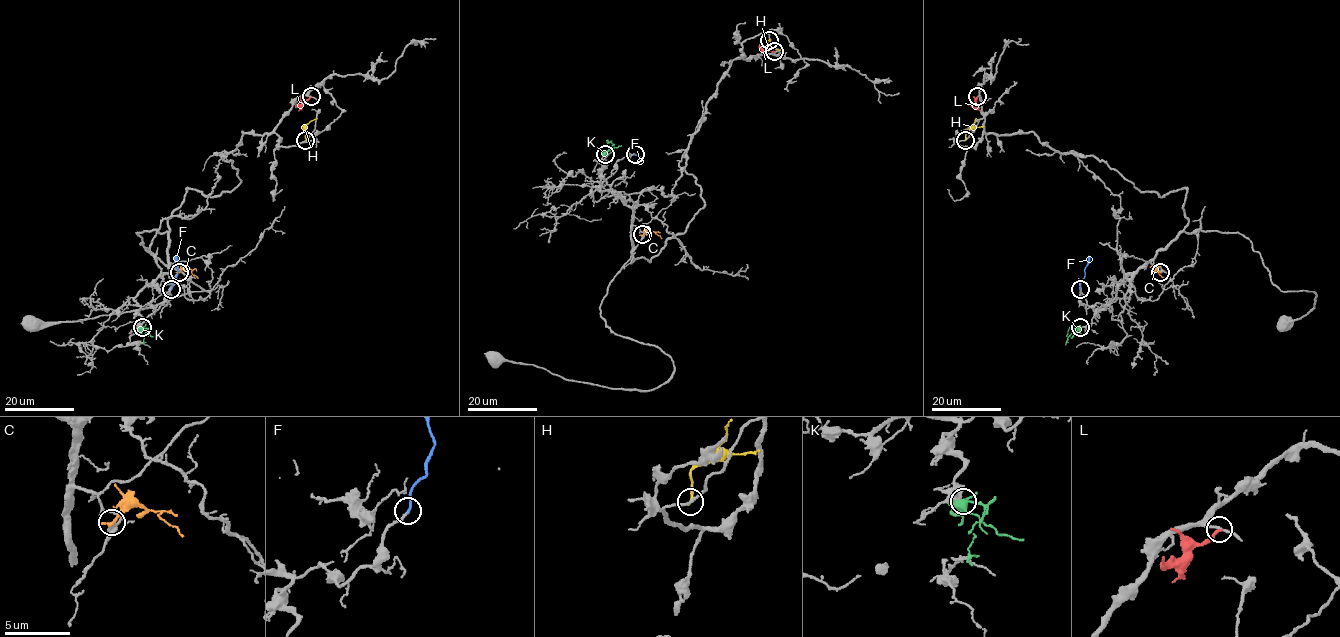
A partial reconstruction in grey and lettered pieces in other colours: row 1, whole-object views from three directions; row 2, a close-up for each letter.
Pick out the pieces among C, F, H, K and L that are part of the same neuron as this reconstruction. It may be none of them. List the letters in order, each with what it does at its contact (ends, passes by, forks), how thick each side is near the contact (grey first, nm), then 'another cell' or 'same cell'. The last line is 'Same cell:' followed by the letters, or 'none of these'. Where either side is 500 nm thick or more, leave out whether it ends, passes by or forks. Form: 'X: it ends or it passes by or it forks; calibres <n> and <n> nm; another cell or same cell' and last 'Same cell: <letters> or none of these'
C: it ends; calibres 380 and 260 nm; another cell
F: it ends; calibres 150 and 180 nm; same cell
H: it ends; calibres 200 and 240 nm; another cell
K: it forks; calibres 190 and 440 nm; same cell
L: it ends; calibres 190 and 240 nm; another cell
Same cell: F, K

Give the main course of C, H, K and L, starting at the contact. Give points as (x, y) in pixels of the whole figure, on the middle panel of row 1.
C: (643, 235), (646, 230), (653, 231), (662, 238)
H: (769, 39), (769, 46), (780, 51)
K: (605, 154), (610, 147), (608, 140)
L: (774, 52), (761, 47), (759, 42)

